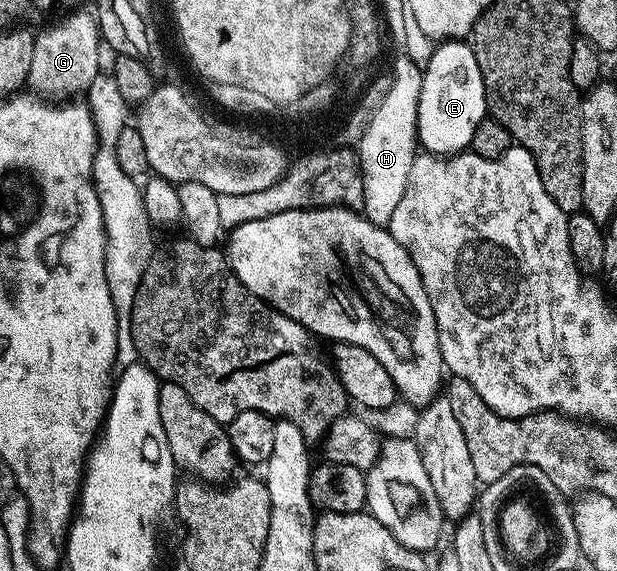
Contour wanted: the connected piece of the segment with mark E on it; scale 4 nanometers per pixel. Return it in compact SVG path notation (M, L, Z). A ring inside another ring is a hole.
M445 40L437 43L433 56L423 67L422 98L418 98L416 139L425 153L447 158L469 147L478 122L488 116L486 90L478 58L474 58L471 43L464 40Z

